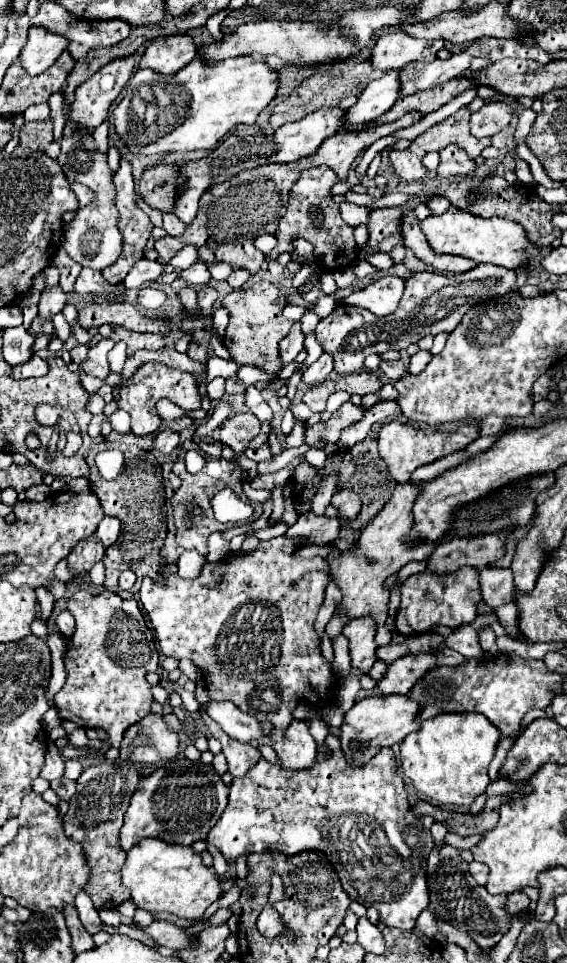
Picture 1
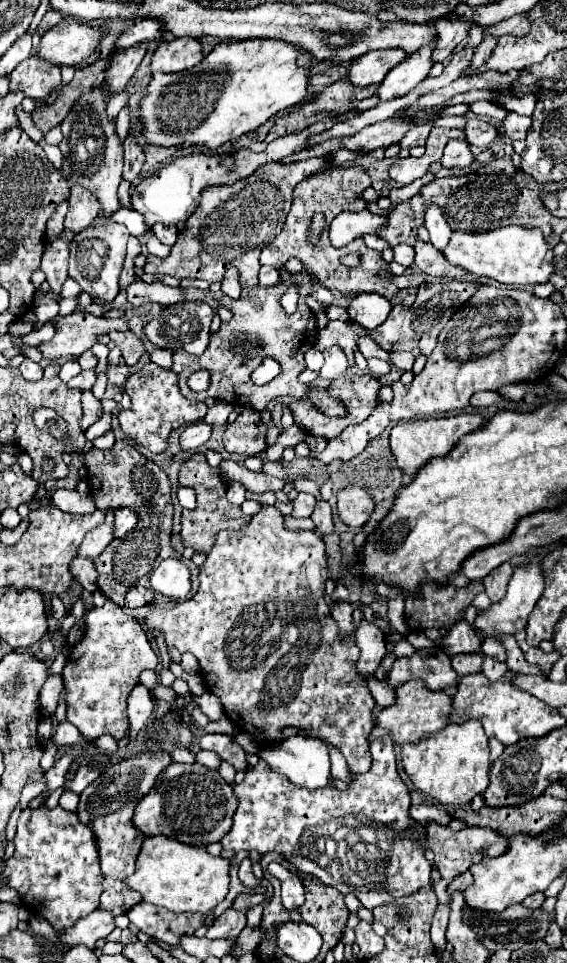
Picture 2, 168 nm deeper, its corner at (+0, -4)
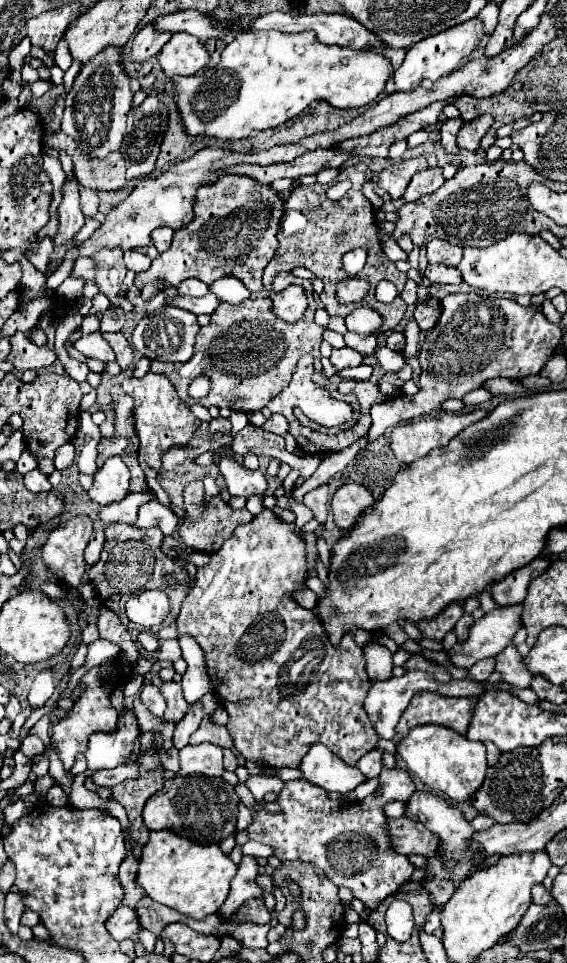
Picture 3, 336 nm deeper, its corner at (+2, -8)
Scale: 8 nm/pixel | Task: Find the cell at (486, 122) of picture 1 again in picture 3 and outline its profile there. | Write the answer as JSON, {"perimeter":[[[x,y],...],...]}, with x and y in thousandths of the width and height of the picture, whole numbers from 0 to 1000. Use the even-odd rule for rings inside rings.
{"perimeter":[[[845,119],[834,126],[827,126],[824,130],[813,132],[813,136],[806,138],[806,151],[827,157],[845,155],[848,142],[859,138],[859,134],[866,132],[866,119]]]}

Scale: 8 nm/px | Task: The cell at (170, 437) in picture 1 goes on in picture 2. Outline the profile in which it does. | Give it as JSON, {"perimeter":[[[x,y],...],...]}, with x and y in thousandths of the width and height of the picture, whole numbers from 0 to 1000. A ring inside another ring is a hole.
{"perimeter":[[[351,437],[351,439],[340,439],[340,441],[326,443],[326,448],[316,454],[316,462],[326,468],[340,468],[351,462],[358,462],[369,454],[372,454],[372,443],[365,439]]]}

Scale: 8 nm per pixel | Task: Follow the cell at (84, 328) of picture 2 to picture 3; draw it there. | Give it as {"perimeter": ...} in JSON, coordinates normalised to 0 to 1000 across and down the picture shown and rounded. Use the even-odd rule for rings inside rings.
{"perimeter":[[[26,346],[19,350],[19,367],[12,369],[9,375],[23,377],[26,383],[48,385],[48,383],[76,383],[90,377],[97,377],[97,364],[86,362],[83,358],[65,360],[58,354],[51,354],[41,346]]]}

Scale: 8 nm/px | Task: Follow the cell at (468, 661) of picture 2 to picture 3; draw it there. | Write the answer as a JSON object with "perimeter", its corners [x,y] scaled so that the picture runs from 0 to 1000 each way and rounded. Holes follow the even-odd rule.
{"perimeter":[[[866,682],[866,684],[852,684],[852,686],[838,688],[838,691],[827,695],[831,703],[841,705],[841,707],[859,707],[862,701],[866,701],[869,697],[873,697],[873,682]]]}

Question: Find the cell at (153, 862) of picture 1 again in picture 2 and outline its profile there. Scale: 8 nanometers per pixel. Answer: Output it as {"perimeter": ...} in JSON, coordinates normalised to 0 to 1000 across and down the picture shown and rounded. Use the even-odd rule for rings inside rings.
{"perimeter":[[[259,869],[242,888],[238,907],[224,913],[228,921],[252,929],[256,938],[291,942],[305,948],[376,946],[404,925],[404,892],[372,890],[362,880],[326,877],[298,869]]]}

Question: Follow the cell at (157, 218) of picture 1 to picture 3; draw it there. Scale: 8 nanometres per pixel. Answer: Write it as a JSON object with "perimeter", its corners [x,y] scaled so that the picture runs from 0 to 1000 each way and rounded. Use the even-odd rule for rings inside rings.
{"perimeter":[[[113,138],[83,140],[76,144],[79,153],[111,155],[111,148],[118,151],[115,157],[129,165],[129,180],[143,192],[164,194],[171,198],[203,198],[220,192],[220,165],[217,161],[189,161],[185,165],[160,165],[157,161],[146,161],[139,157],[136,148]]]}

